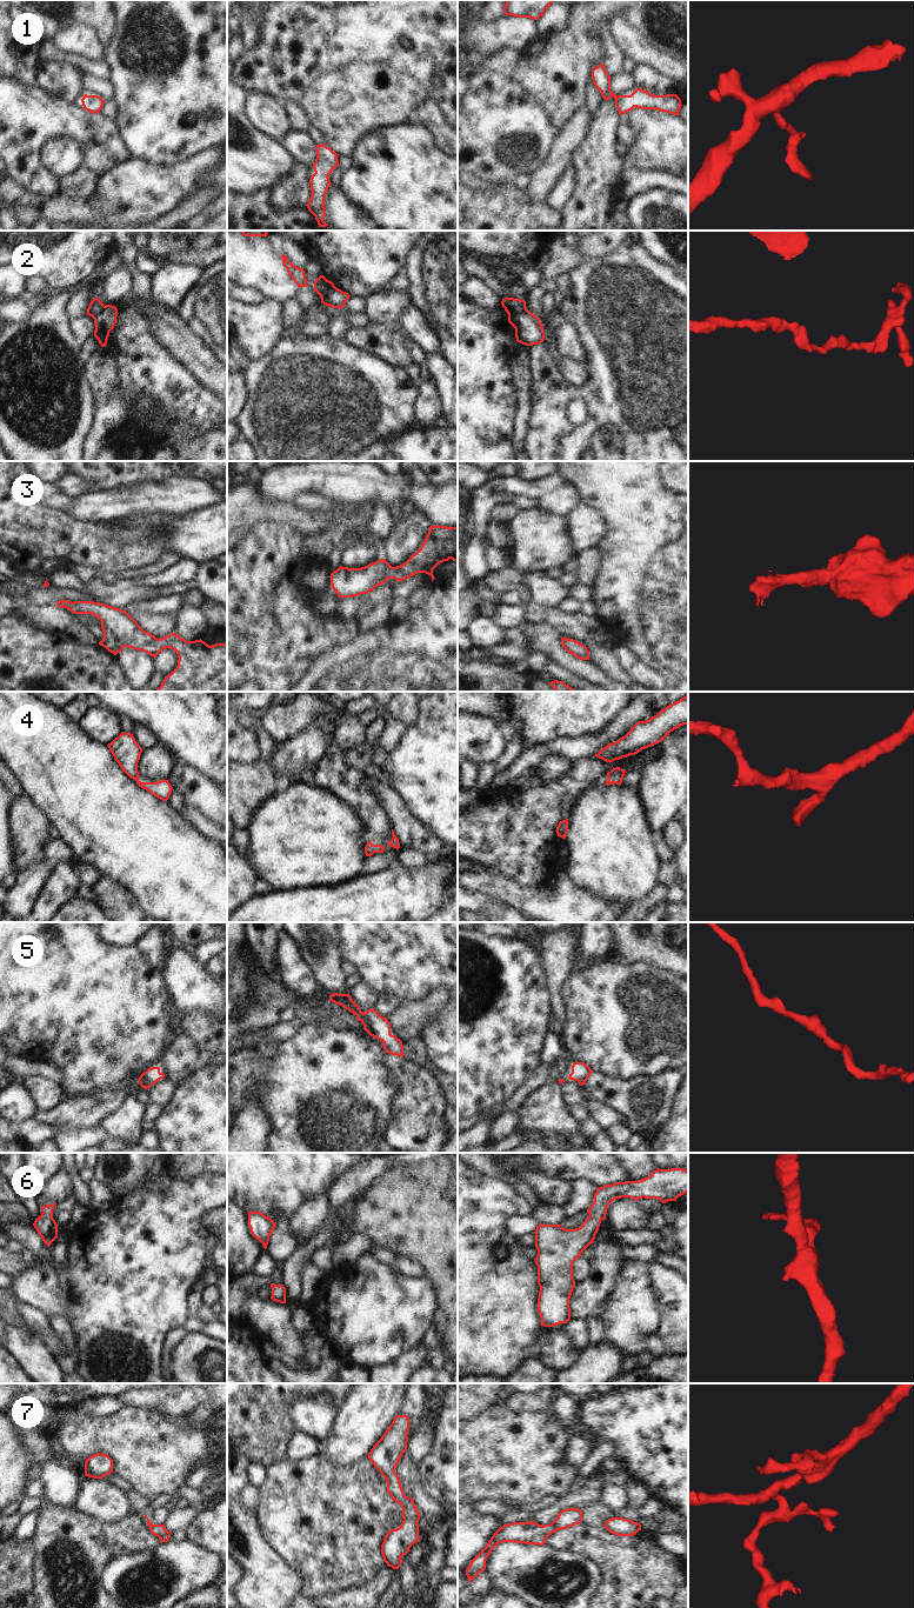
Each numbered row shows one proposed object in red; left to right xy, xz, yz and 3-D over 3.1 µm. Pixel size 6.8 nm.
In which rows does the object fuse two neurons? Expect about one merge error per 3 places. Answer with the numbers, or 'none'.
2

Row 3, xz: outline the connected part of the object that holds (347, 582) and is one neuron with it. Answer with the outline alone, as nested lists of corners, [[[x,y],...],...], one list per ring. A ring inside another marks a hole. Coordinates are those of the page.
[[[432,525],[419,551],[405,563],[392,567],[381,559],[361,568],[340,566],[331,574],[331,585],[339,598],[353,598],[368,594],[388,579],[399,582],[426,573],[433,581],[433,569],[449,559],[458,562],[458,527]]]

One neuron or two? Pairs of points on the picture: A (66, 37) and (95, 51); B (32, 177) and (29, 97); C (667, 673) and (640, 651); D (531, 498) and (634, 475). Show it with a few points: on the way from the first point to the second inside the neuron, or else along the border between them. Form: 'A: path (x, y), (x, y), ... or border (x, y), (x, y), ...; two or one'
A: path (73, 38), (80, 39), (88, 46); one
B: path (25, 157), (25, 117); one
C: path (662, 666), (647, 651); one
D: border (560, 473), (576, 489), (580, 501); two

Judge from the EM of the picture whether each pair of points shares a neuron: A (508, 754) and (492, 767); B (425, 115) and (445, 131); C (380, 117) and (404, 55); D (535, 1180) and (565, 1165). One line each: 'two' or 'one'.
A: one
B: one
C: two
D: two

